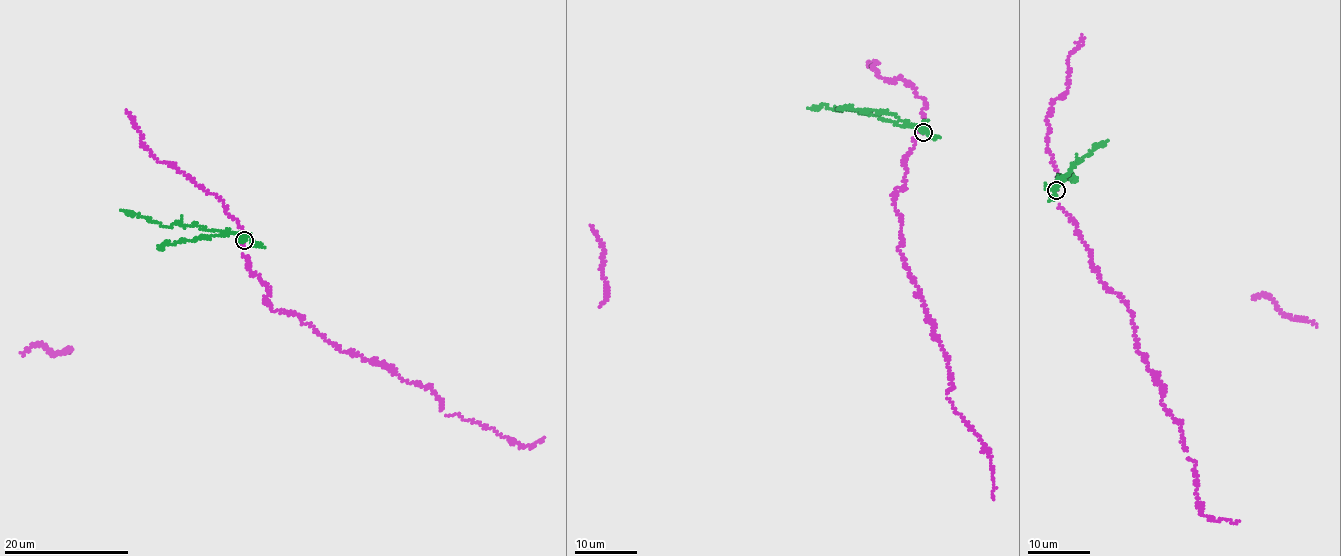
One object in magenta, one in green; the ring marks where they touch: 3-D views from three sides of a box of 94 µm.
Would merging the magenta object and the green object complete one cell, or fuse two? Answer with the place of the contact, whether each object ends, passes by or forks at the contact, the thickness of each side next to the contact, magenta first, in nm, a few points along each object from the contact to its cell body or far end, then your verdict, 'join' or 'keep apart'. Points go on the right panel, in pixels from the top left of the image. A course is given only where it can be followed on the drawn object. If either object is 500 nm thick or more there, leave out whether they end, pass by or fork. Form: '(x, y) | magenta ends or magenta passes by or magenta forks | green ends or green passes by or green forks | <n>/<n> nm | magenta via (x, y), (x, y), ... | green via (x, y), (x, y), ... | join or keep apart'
(1056, 190) | magenta ends | green forks | 200/240 nm | magenta via (1055, 190), (1091, 265), (1129, 310), (1138, 351), (1160, 383), (1163, 405), (1181, 426), (1202, 516), (1238, 521) | green via (1055, 190), (1072, 166), (1079, 160), (1082, 162), (1094, 146), (1107, 141) | keep apart

